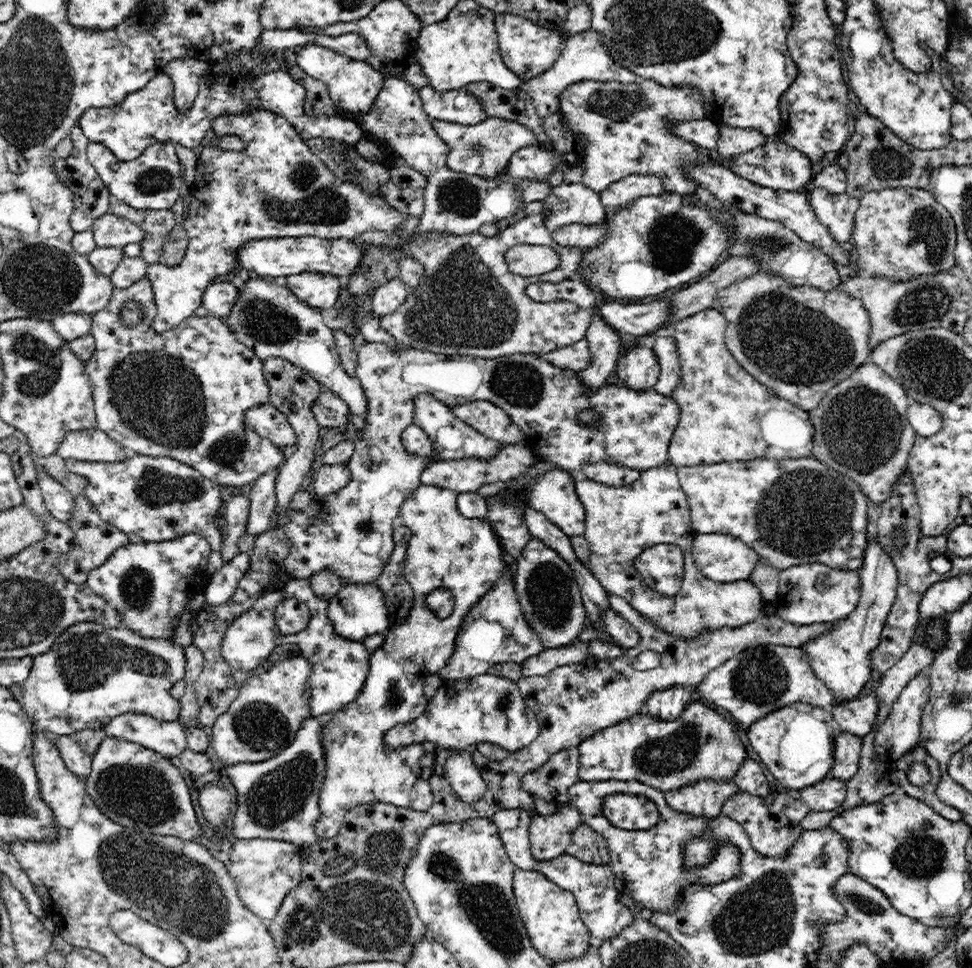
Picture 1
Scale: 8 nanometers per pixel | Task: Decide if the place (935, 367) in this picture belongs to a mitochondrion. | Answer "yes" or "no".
yes

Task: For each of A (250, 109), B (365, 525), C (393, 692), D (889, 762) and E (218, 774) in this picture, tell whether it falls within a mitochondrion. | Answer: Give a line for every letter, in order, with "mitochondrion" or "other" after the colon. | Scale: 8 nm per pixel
A: other
B: mitochondrion
C: mitochondrion
D: other
E: other

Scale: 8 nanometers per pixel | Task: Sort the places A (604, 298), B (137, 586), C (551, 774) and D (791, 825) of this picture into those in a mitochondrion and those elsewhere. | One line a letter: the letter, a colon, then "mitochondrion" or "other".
A: other
B: mitochondrion
C: other
D: other

